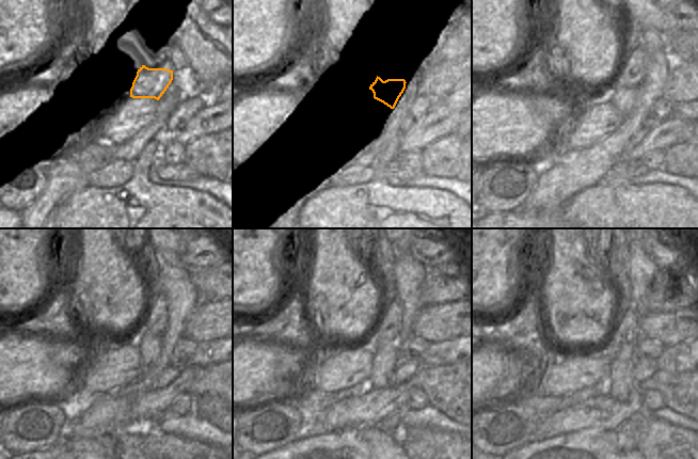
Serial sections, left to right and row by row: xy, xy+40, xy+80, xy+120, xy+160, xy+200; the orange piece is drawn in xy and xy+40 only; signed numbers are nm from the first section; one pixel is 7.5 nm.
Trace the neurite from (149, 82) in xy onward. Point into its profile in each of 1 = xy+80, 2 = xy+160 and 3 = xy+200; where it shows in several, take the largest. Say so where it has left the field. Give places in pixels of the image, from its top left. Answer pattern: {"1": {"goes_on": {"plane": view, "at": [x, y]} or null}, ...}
{"1": {"goes_on": {"plane": "xy+80", "at": [624, 98]}}, "2": {"goes_on": {"plane": "xy+160", "at": [385, 355]}}, "3": {"goes_on": {"plane": "xy+200", "at": [663, 445]}}}

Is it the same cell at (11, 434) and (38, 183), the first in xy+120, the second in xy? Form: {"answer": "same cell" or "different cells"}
{"answer": "same cell"}

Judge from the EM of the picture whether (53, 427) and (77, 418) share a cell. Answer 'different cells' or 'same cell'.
different cells

